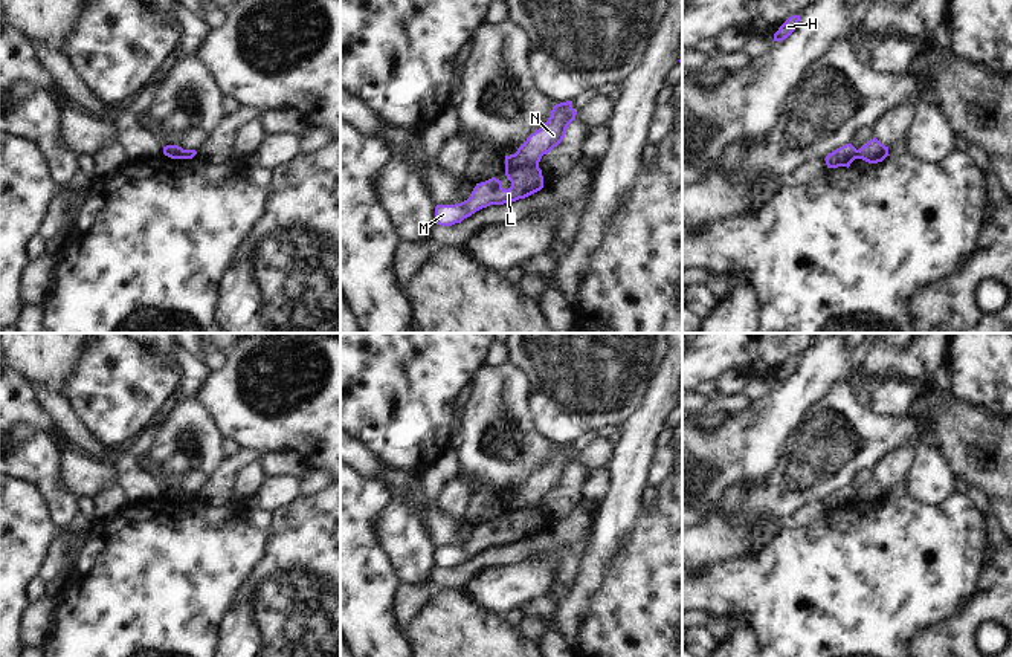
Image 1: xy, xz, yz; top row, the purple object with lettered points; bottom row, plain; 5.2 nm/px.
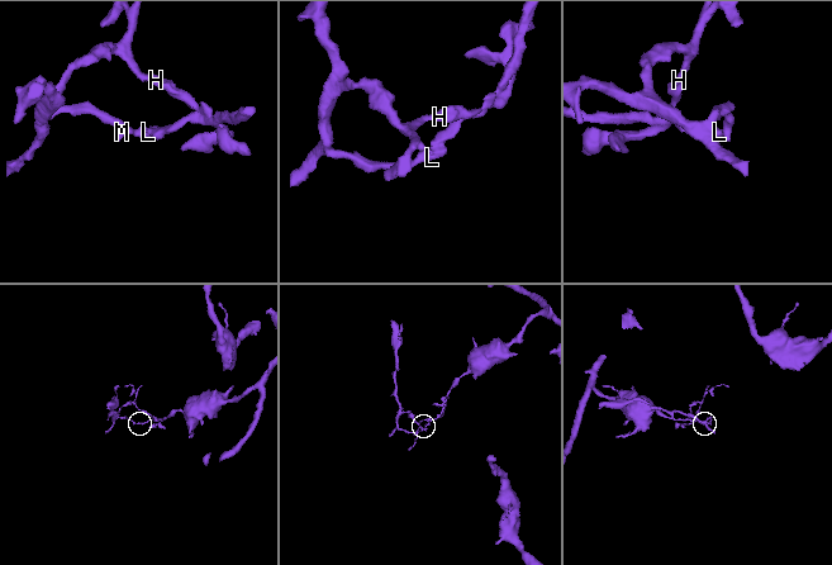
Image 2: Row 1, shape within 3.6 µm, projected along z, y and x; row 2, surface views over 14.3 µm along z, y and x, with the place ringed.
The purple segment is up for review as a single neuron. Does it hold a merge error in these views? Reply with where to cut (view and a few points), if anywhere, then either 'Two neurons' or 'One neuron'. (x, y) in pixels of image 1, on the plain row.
Split along xz (538, 506), (506, 511). Two neurons.

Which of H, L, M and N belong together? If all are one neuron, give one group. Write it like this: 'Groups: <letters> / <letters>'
Groups: H L M / N.

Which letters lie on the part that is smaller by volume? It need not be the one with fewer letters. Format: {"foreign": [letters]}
{"foreign": ["H", "L", "M"]}

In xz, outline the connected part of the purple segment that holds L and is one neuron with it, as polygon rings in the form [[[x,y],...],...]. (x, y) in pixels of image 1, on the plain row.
[[[539,507],[505,510],[505,518],[511,524],[508,532],[502,530],[499,521],[491,519],[485,524],[476,526],[467,542],[455,547],[437,547],[435,565],[440,568],[452,568],[461,565],[482,550],[516,544],[543,530],[543,518]]]

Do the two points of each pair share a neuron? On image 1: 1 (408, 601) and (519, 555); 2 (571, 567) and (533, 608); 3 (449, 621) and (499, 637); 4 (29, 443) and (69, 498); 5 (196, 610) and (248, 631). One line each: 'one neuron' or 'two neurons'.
1: one neuron
2: one neuron
3: one neuron
4: one neuron
5: two neurons

